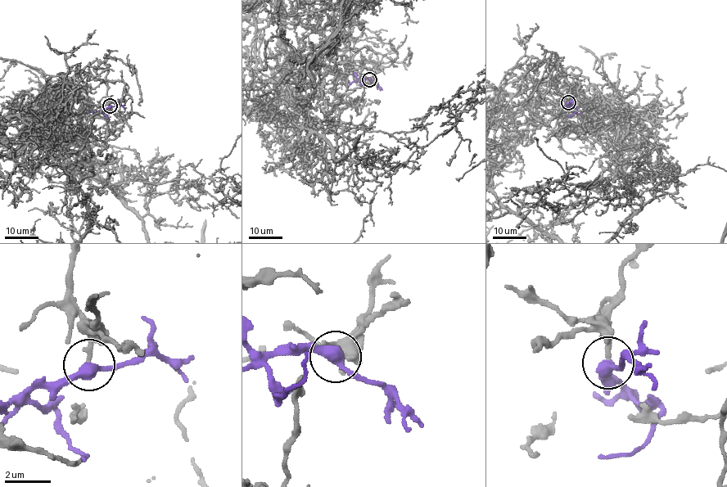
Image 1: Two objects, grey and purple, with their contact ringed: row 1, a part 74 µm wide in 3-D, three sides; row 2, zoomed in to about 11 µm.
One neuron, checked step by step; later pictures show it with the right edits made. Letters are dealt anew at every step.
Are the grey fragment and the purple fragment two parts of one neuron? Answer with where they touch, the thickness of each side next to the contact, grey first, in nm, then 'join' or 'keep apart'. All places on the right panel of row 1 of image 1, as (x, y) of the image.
at (568, 102); 200 nm thick on the grey side, 380 nm on the other; join

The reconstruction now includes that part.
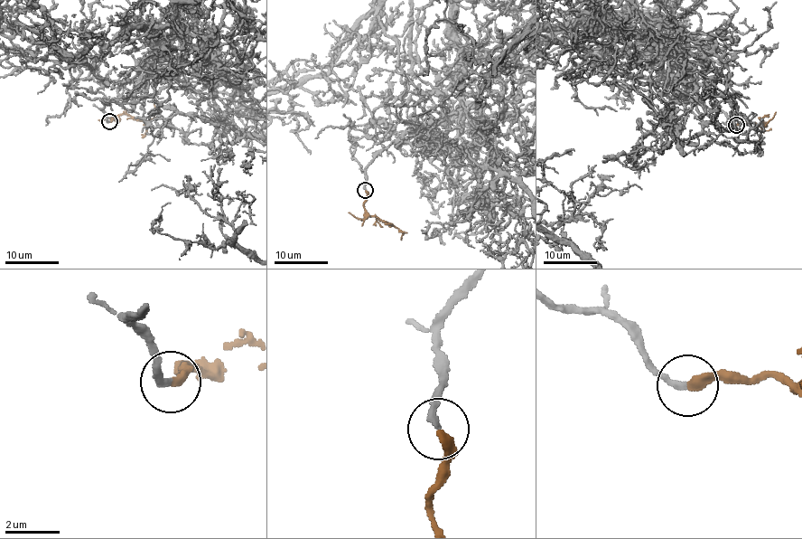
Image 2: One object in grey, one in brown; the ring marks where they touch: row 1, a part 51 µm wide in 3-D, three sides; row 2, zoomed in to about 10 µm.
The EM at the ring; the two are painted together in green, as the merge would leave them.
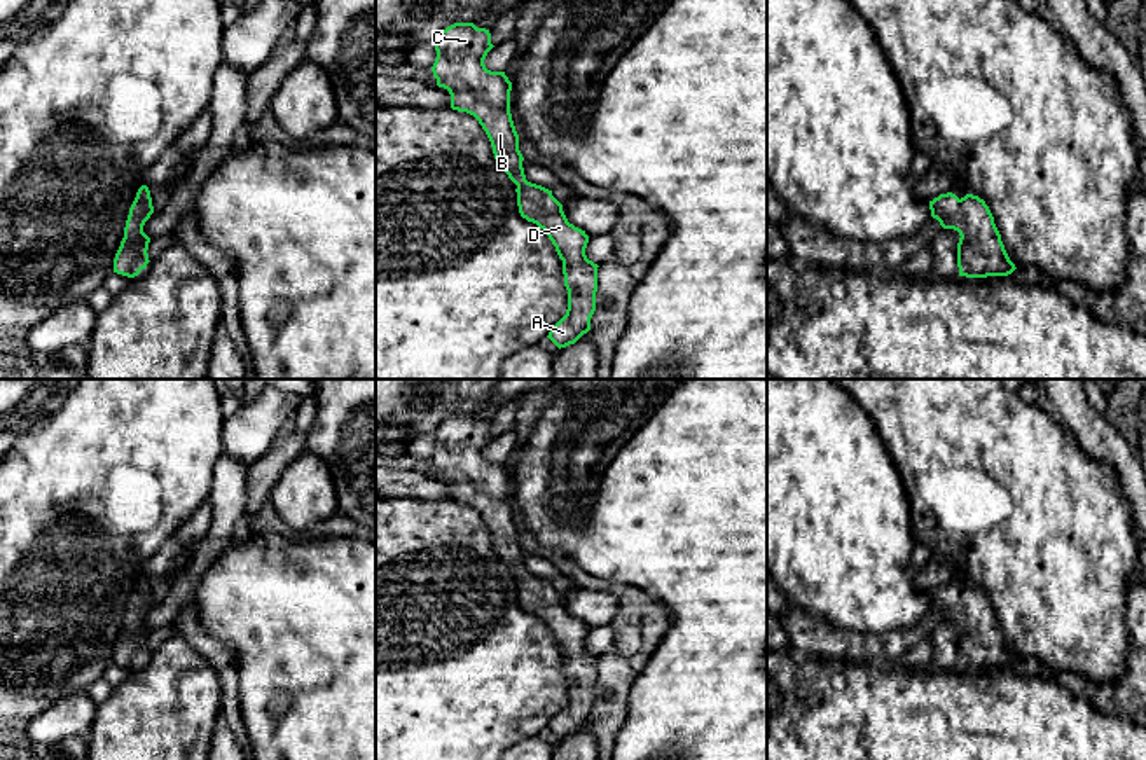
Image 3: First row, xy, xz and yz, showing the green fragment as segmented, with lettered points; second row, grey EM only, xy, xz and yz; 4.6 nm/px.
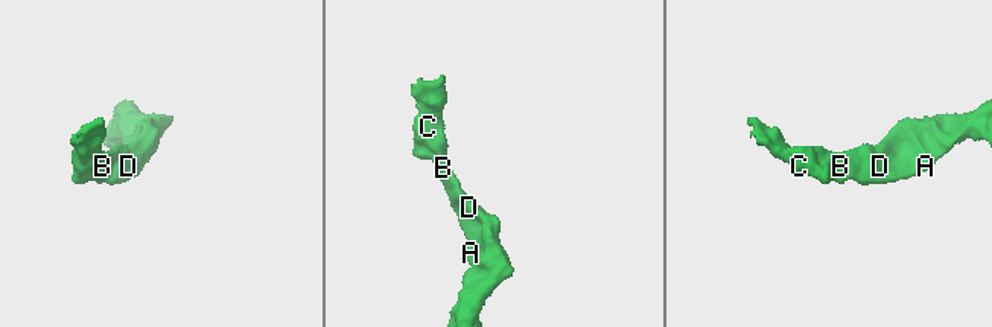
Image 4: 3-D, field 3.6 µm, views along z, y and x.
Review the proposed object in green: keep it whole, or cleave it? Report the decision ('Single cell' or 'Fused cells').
Single cell

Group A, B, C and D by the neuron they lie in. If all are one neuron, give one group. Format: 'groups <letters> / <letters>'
groups A B C D

